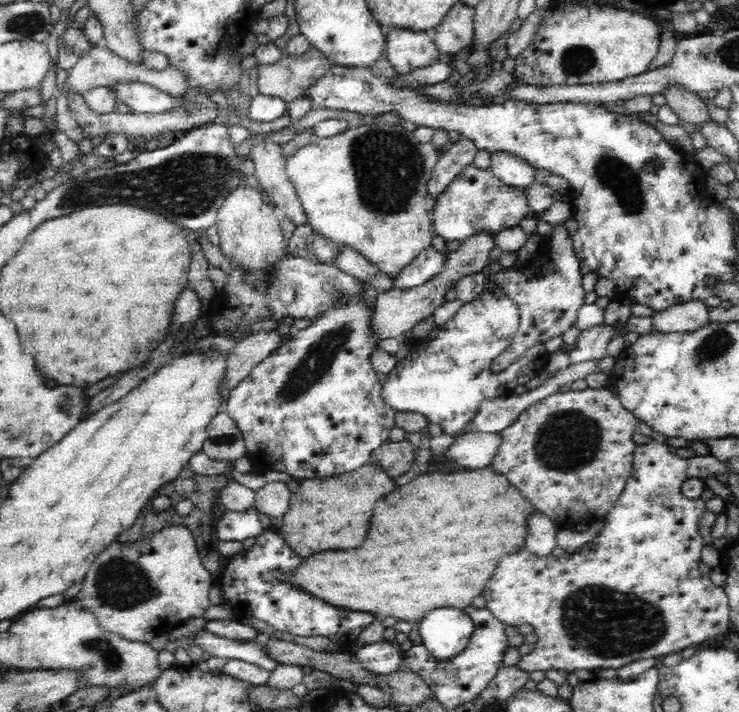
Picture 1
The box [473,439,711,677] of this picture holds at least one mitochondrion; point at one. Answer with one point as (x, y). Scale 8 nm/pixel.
(609, 623)

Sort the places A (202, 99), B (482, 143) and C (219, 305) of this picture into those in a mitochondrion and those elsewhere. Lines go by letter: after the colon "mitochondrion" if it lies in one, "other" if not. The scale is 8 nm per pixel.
A: other
B: other
C: other

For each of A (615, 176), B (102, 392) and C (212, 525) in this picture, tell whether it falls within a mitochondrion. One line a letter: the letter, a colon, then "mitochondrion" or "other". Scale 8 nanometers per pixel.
A: mitochondrion
B: other
C: other

